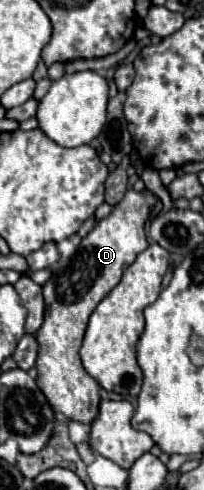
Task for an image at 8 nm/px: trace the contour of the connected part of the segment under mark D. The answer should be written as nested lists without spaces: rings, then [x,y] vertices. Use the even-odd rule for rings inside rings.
[[[128,190],[118,206],[114,206],[112,214],[96,224],[96,228],[82,240],[80,250],[74,256],[74,264],[56,272],[42,286],[44,302],[48,304],[44,314],[44,324],[36,332],[36,340],[40,344],[38,350],[38,388],[44,392],[48,404],[54,412],[64,414],[68,420],[76,420],[82,424],[92,424],[98,416],[100,404],[100,386],[88,376],[84,370],[78,350],[86,332],[86,324],[98,302],[120,282],[122,272],[136,260],[136,256],[148,246],[144,222],[150,214],[150,206],[156,204],[156,196],[146,192]]]

